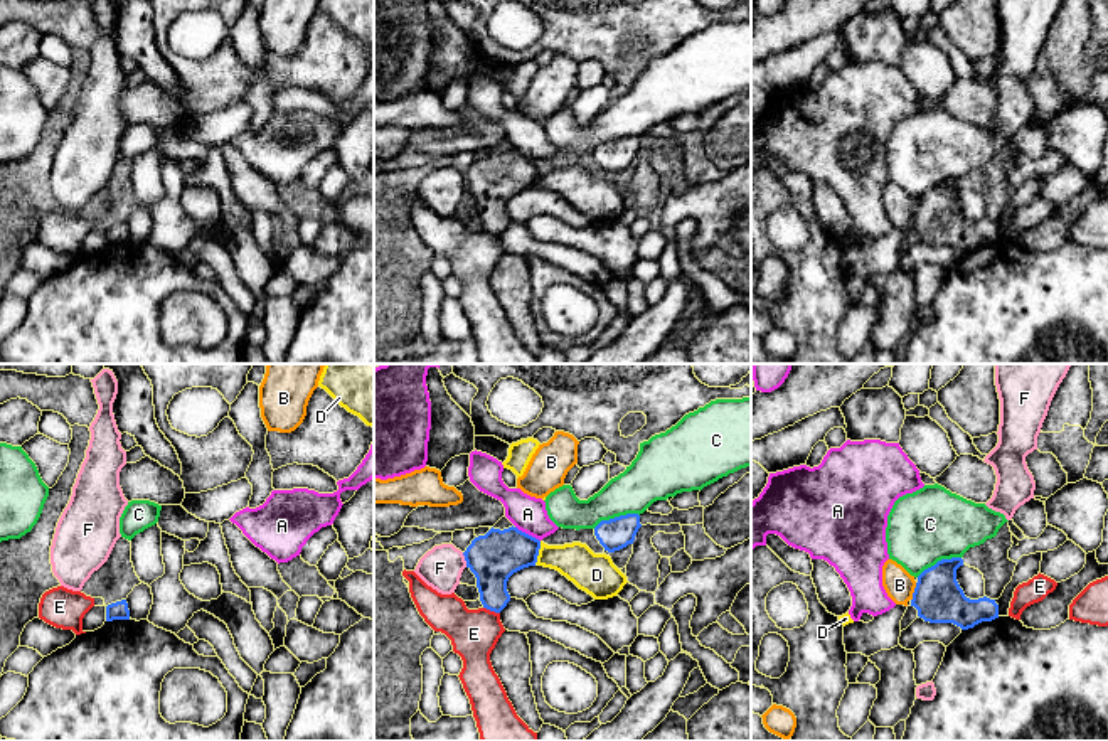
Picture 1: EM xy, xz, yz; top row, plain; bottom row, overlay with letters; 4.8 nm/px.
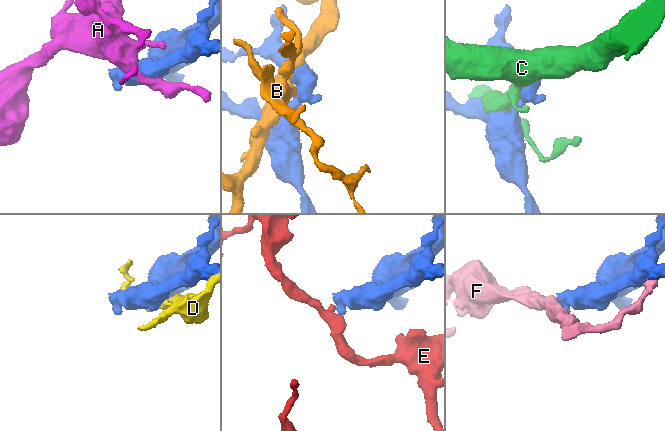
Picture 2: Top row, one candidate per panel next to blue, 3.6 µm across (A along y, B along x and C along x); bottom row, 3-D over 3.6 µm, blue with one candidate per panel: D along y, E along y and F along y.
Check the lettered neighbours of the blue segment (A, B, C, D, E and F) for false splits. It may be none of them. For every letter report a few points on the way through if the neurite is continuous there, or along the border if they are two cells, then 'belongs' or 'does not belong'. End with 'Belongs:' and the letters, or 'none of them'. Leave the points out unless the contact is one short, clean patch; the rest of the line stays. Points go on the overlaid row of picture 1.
A: does not belong
B: does not belong
C: does not belong
D: does not belong
E: border along xz (484, 607), (499, 613); does not belong
F: does not belong
Belongs: none of them

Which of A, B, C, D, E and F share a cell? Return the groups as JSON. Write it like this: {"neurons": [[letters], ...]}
{"neurons": [["A"], ["B"], ["C"], ["D"], ["E"], ["F"]]}

